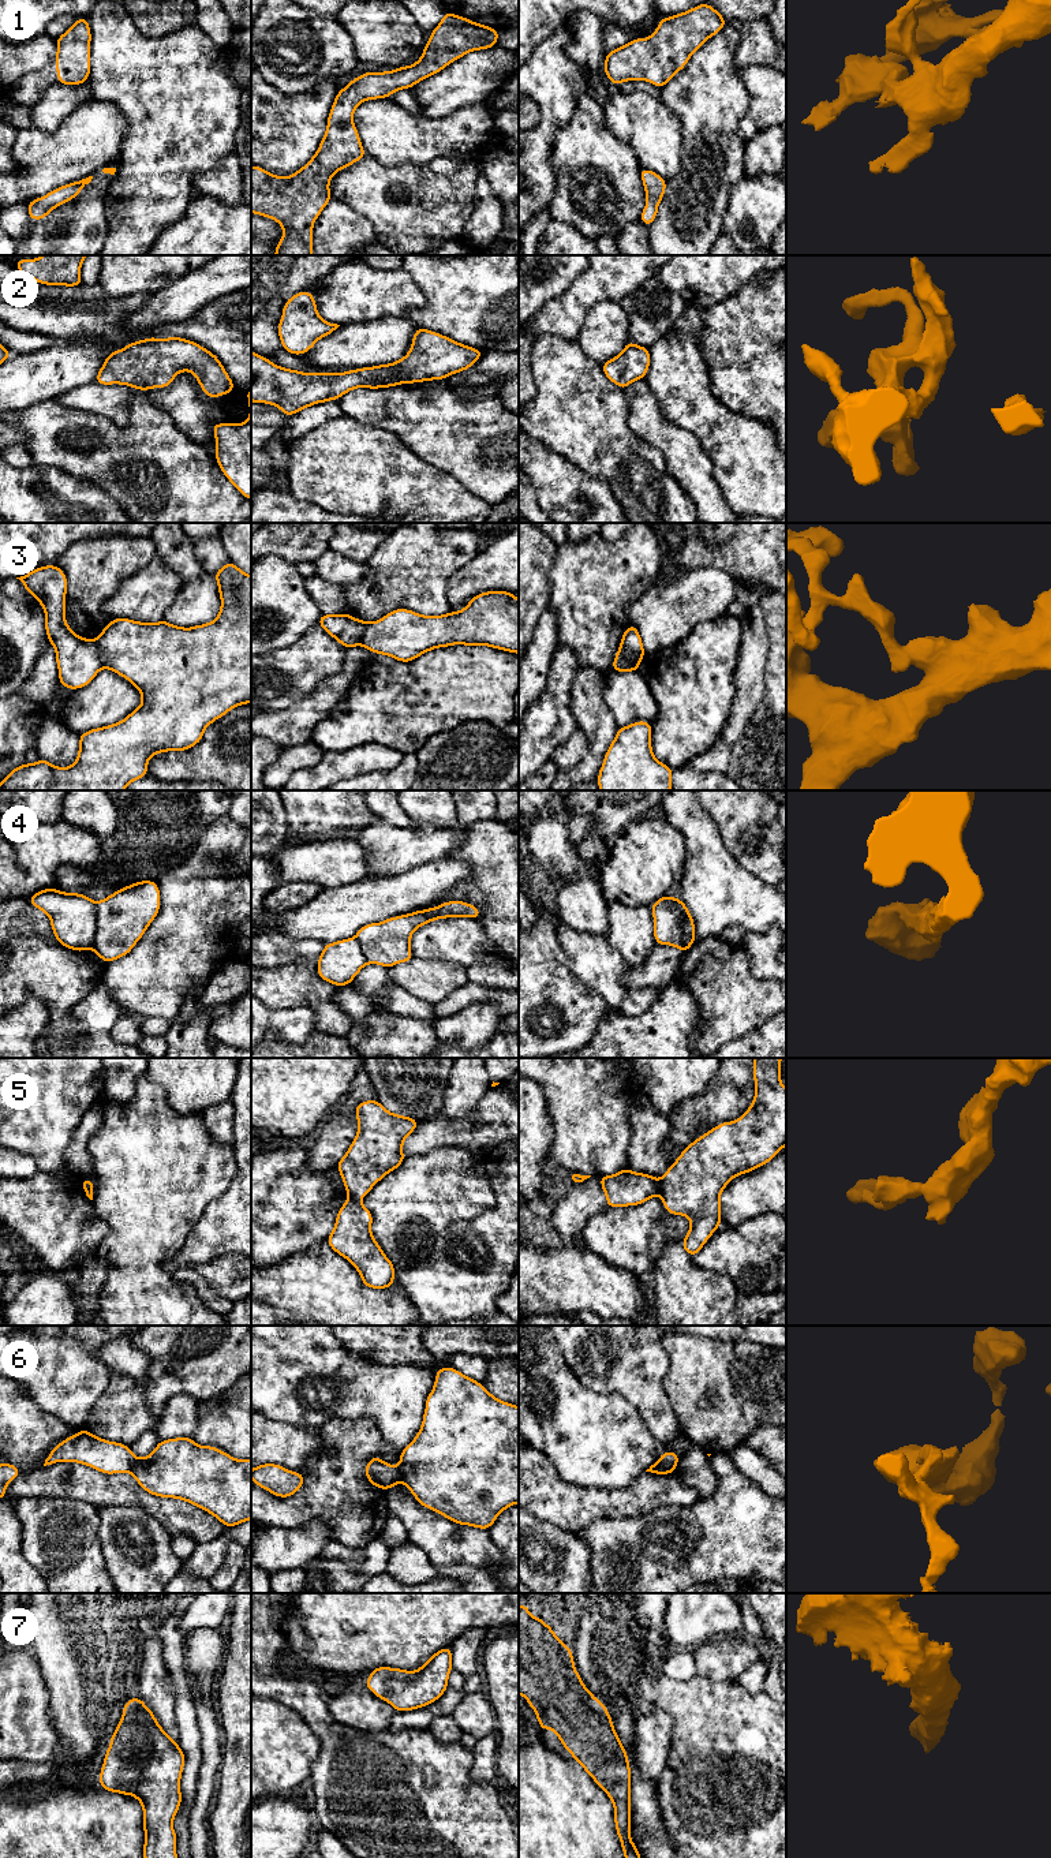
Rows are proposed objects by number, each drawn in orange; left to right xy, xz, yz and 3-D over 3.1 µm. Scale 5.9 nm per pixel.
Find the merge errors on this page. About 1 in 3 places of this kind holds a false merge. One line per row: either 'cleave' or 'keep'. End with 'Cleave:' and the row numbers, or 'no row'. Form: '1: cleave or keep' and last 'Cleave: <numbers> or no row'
1: keep
2: keep
3: cleave
4: cleave
5: cleave
6: cleave
7: keep
Cleave: 3, 4, 5, 6

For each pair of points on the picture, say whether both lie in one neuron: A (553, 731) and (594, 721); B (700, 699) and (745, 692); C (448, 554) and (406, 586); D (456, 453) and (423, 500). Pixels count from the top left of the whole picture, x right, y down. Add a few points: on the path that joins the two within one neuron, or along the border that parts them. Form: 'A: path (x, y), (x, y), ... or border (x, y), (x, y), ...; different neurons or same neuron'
A: border (571, 694), (571, 711), (578, 726); different neurons
B: border (736, 661), (736, 696), (730, 714), (724, 724); different neurons
C: path (437, 554), (416, 575); same neuron
D: border (416, 455), (447, 471), (470, 490); different neurons

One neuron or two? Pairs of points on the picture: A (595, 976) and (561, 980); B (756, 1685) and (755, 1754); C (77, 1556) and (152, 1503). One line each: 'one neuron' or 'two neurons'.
A: two neurons
B: two neurons
C: two neurons

